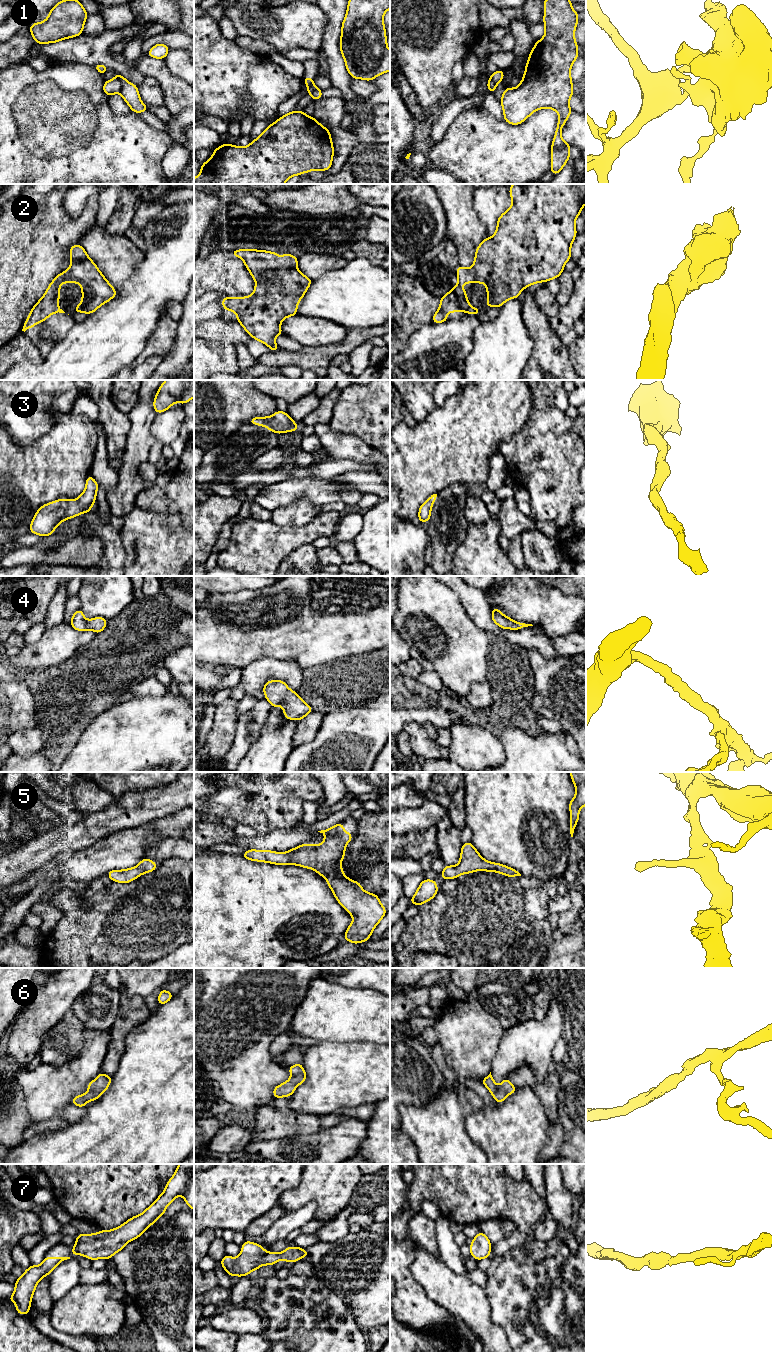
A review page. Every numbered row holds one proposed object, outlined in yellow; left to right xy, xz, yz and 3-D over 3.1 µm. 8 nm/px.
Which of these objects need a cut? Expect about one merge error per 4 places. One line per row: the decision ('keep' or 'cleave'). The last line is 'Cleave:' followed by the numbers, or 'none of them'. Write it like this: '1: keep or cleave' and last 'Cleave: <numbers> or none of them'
1: cleave
2: keep
3: keep
4: keep
5: keep
6: keep
7: keep
Cleave: 1

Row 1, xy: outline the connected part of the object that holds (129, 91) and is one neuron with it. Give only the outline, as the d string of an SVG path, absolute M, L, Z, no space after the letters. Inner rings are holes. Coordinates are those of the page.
M119 73L116 74L115 78L120 80L121 82L120 94L133 112L140 113L149 111L148 107L142 103L138 92L138 87L135 84L128 82Z

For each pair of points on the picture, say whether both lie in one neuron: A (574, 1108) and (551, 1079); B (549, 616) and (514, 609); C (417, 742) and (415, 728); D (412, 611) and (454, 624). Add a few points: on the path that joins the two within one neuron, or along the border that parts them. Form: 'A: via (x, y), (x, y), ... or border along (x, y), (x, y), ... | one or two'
A: border along (559, 1074), (558, 1111) | two
B: via (540, 609), (523, 609) | one
C: via (417, 739), (416, 731) | one
D: via (422, 611), (426, 611), (439, 624), (444, 624) | one

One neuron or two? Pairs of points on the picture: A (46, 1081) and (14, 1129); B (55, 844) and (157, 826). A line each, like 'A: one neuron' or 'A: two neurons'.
A: two neurons
B: two neurons

